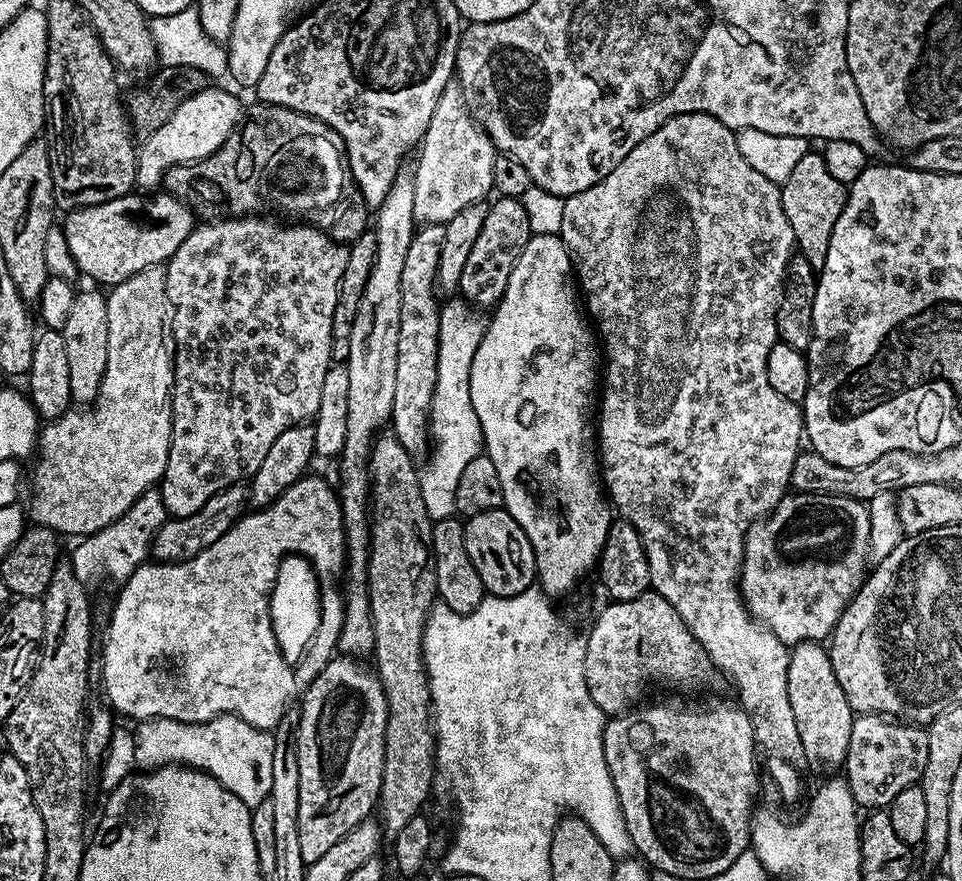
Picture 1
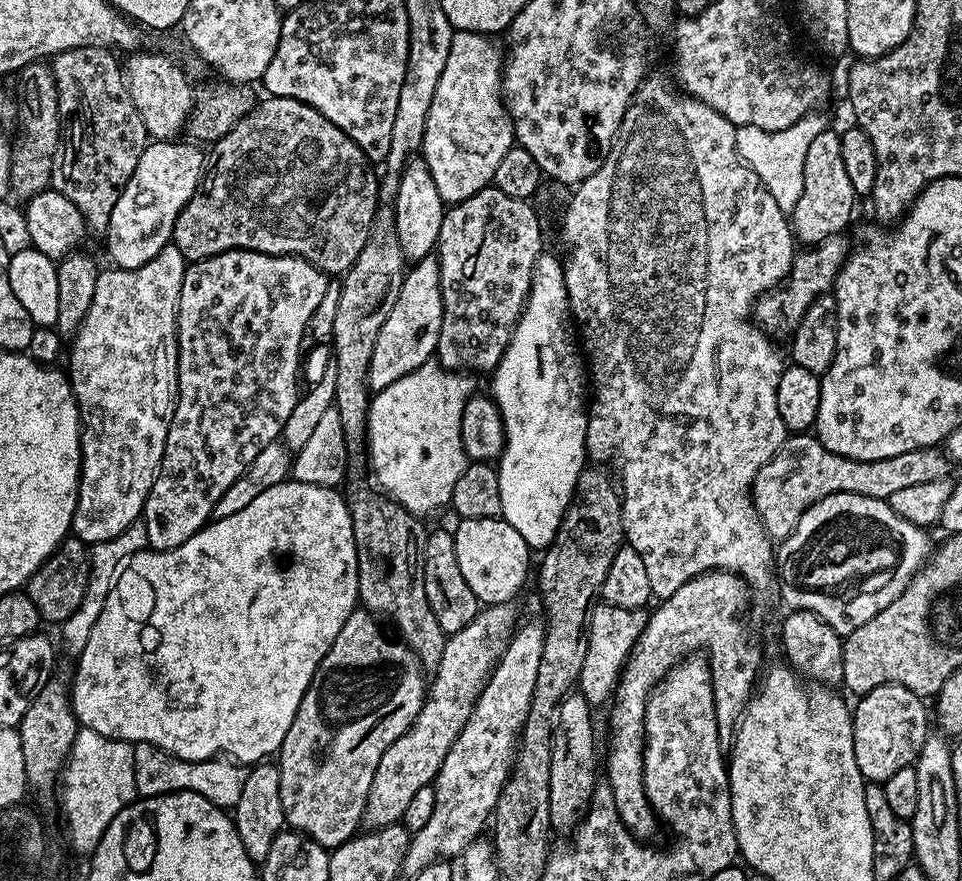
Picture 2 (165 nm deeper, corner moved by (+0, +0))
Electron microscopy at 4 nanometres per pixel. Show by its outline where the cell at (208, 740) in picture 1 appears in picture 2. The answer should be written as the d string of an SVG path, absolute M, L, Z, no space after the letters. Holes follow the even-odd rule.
M152 744L135 745L134 752L134 782L137 793L141 797L161 796L167 792L181 792L190 790L194 794L202 794L210 802L214 802L217 808L225 810L235 809L238 797L242 795L242 786L246 782L249 774L247 767L241 766L227 758L217 758L214 760L183 760L177 756L171 756L169 752L164 752L161 748L156 748Z

